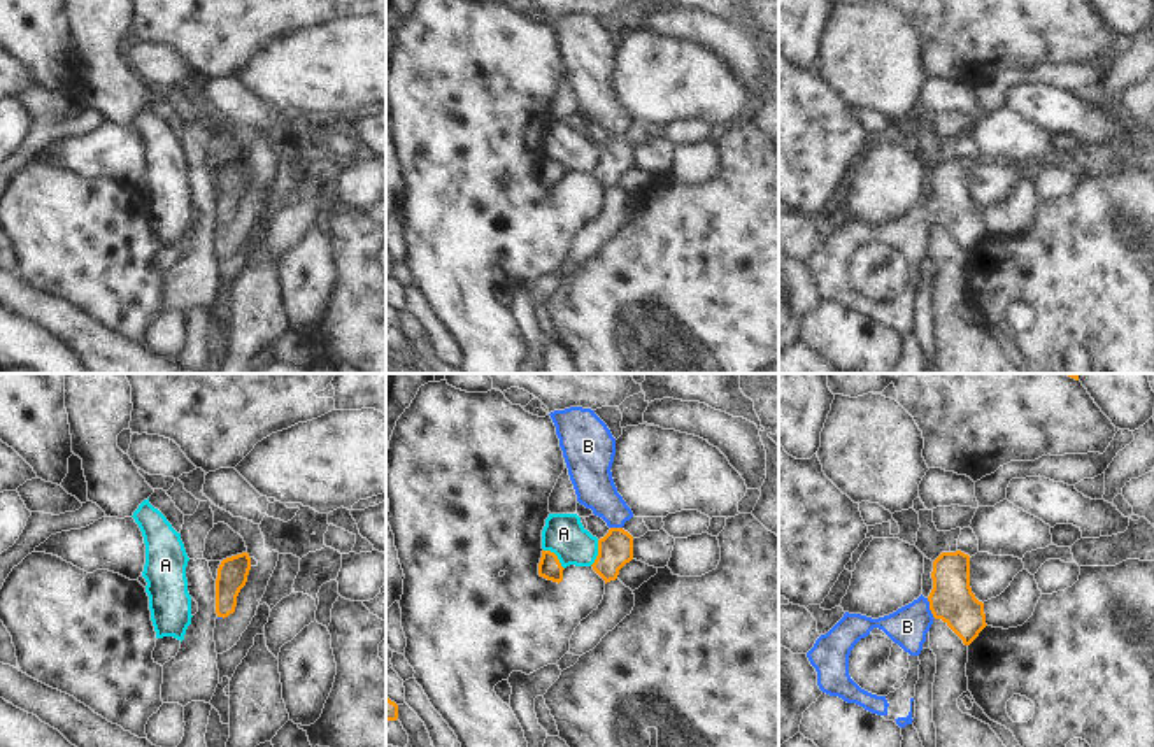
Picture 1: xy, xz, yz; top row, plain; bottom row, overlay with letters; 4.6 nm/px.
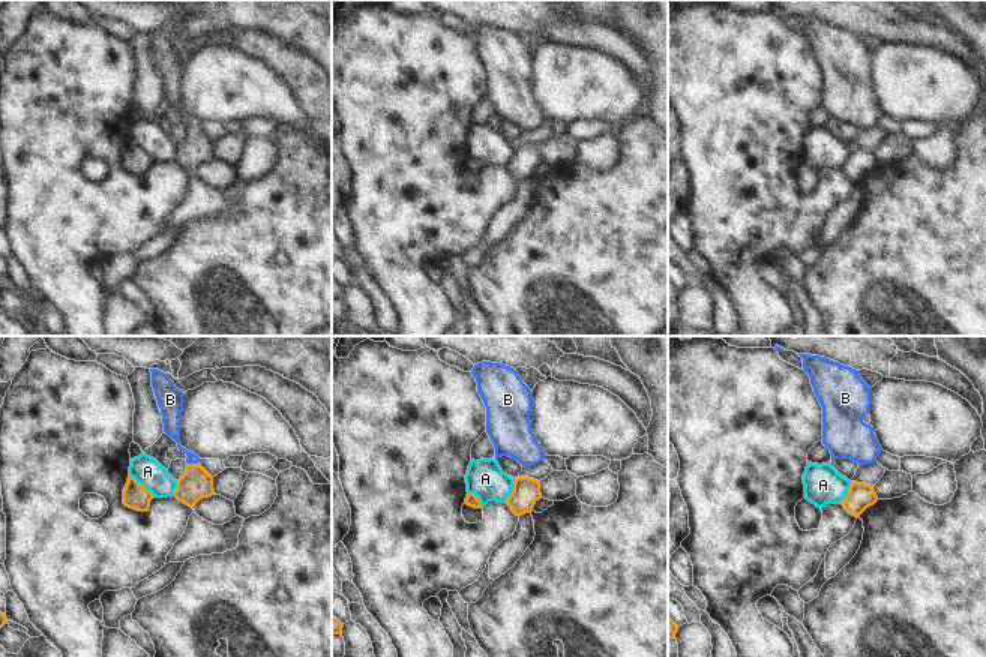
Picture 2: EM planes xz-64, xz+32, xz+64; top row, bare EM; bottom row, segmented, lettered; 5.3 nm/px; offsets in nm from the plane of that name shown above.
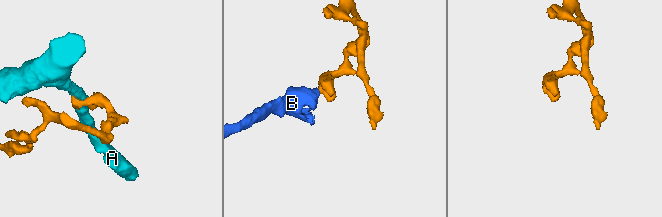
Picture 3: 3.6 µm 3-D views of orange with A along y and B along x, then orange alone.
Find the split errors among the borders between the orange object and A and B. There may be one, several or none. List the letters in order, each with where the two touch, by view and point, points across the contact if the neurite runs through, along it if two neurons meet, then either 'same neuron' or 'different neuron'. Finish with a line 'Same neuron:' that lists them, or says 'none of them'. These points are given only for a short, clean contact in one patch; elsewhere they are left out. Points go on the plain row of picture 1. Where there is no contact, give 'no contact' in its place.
A: contact xz (598, 160); border xz (598, 148), (598, 162), (590, 172); different neuron
B: contact yz (930, 216); way yz (951, 206), (930, 216), (907, 234); same neuron
Same neuron: B

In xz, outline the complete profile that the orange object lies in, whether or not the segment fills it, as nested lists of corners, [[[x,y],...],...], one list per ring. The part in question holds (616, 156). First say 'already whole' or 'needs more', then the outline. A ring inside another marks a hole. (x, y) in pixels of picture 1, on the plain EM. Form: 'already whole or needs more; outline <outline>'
needs more; outline [[[570,14],[549,21],[573,91],[577,109],[591,116],[610,135],[598,147],[593,177],[607,189],[633,167],[633,144],[623,137],[633,124],[612,86],[616,46],[591,16]]]

